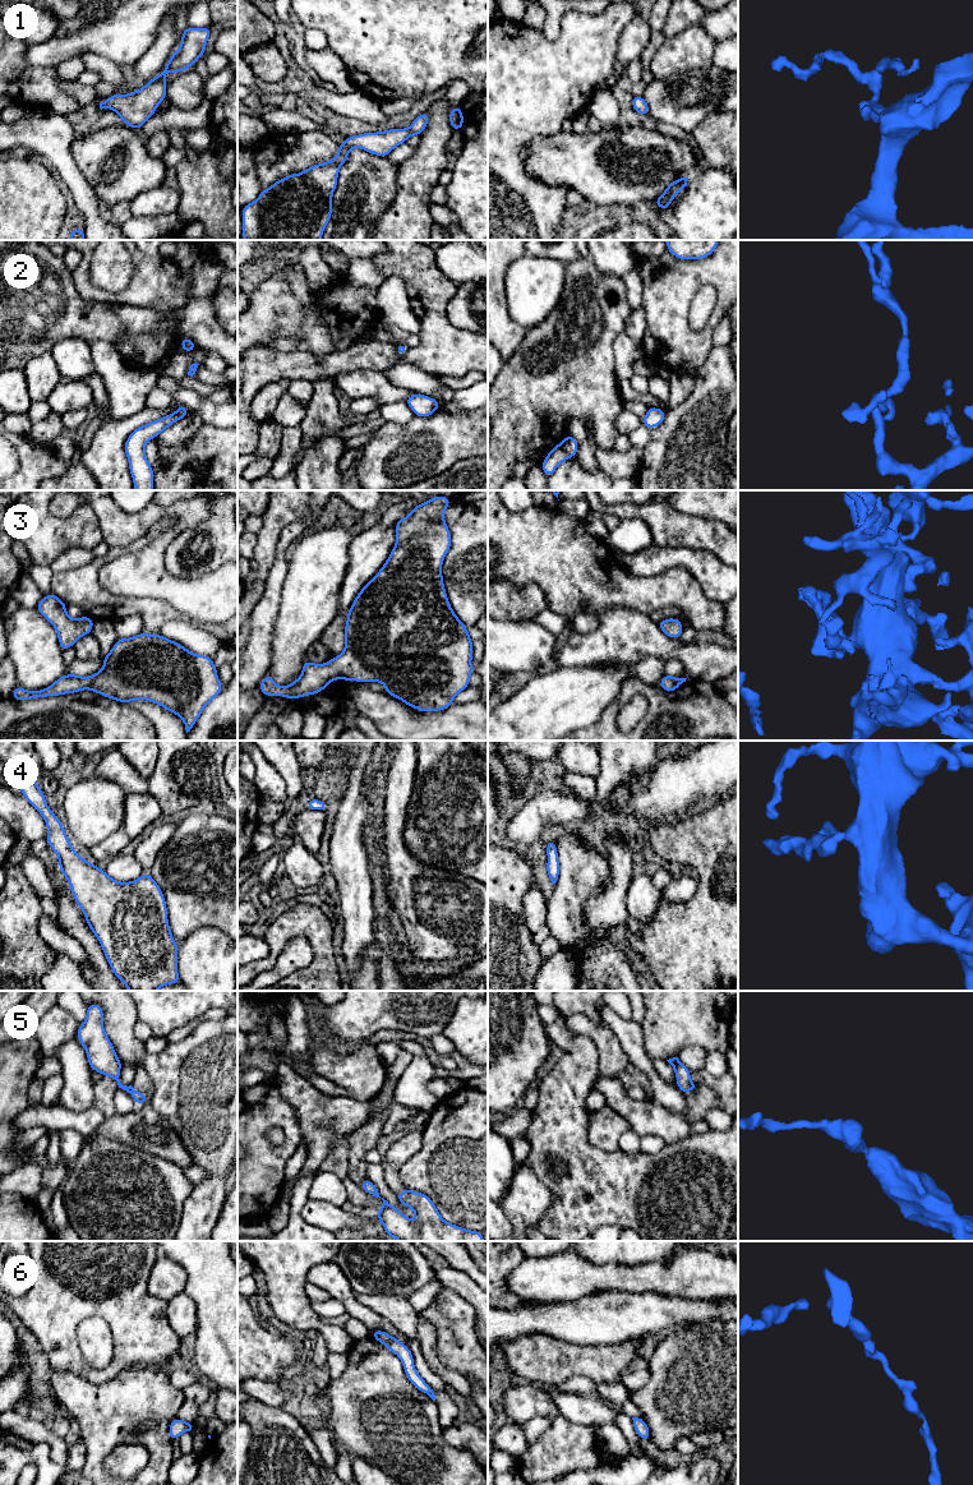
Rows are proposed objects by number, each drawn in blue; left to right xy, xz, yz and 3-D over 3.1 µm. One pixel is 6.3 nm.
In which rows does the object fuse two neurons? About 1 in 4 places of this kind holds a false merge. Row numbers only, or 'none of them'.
none of them

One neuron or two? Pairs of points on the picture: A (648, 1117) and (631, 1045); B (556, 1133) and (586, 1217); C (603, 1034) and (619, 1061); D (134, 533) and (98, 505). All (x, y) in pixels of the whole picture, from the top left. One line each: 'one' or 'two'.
A: two
B: one
C: one
D: one

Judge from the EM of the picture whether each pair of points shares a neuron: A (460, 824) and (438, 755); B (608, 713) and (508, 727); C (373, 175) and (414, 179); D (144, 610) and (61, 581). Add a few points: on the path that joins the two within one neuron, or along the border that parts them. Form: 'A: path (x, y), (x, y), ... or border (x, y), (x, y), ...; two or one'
A: path (460, 807), (455, 798), (455, 774), (452, 771); one
B: border (619, 691), (602, 715), (586, 727); two
C: border (400, 165), (396, 195), (388, 207); two
D: path (124, 604), (121, 602), (96, 602), (82, 587); one

